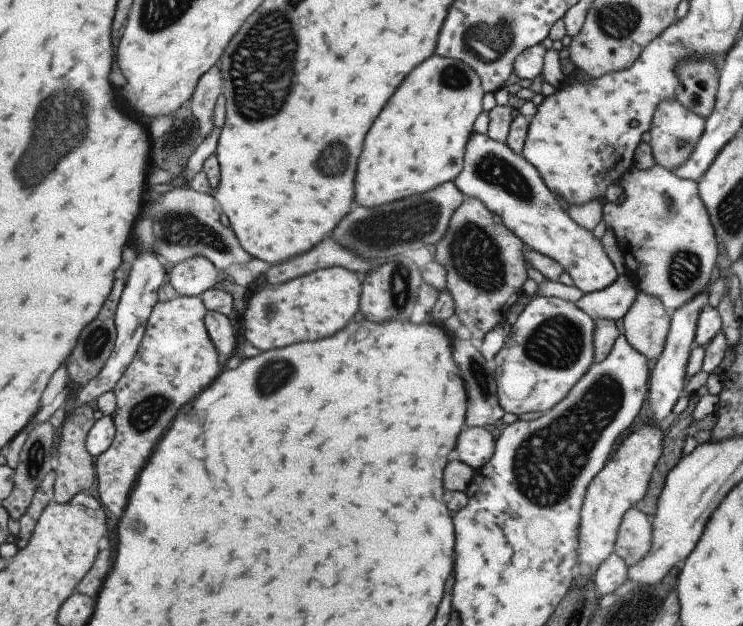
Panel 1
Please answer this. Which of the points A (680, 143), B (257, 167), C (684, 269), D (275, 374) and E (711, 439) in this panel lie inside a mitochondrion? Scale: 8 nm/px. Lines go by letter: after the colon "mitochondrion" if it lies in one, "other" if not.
A: mitochondrion
B: other
C: mitochondrion
D: mitochondrion
E: other

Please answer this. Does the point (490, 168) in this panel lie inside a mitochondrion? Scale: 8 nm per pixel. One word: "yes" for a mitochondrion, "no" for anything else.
yes

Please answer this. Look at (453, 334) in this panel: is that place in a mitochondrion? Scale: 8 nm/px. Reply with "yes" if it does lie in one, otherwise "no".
no

